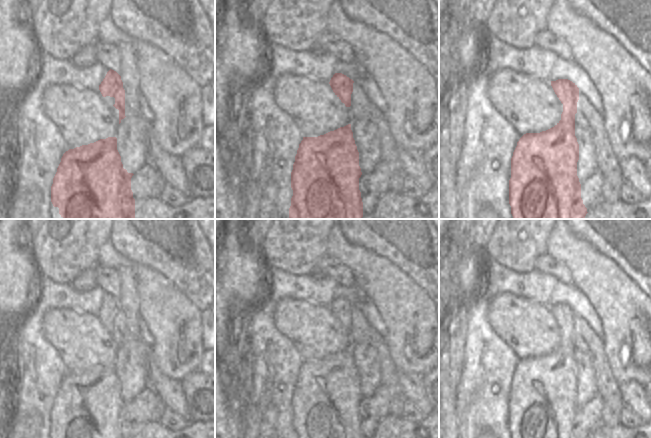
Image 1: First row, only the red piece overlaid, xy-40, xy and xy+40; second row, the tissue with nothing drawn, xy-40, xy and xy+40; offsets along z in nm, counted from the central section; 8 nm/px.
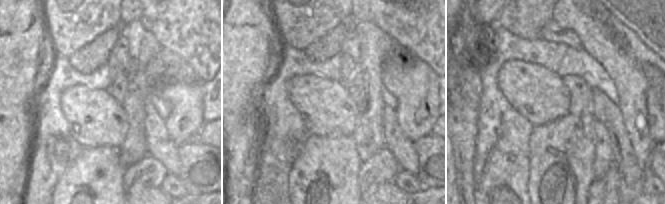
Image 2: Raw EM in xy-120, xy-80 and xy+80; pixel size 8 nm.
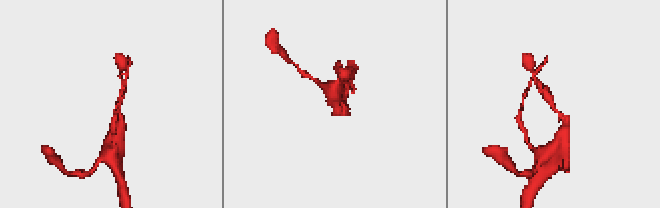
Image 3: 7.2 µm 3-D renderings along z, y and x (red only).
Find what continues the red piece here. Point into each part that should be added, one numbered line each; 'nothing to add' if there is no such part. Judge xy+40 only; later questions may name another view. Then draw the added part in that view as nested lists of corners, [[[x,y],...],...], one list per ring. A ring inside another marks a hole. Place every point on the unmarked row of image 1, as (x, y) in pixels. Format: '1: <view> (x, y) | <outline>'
1: xy+40 (582, 301) | [[[562,282],[557,283],[551,296],[551,305],[558,303],[568,303],[572,305],[579,313],[588,317],[605,332],[609,329],[607,318],[593,296],[580,289],[574,283],[570,285],[566,285]]]

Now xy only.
1: xy (354, 295) | [[[337,285],[335,288],[335,297],[342,297],[354,306],[358,305],[363,316],[373,329],[385,339],[387,338],[387,328],[379,314],[379,310],[363,291],[356,287]]]

